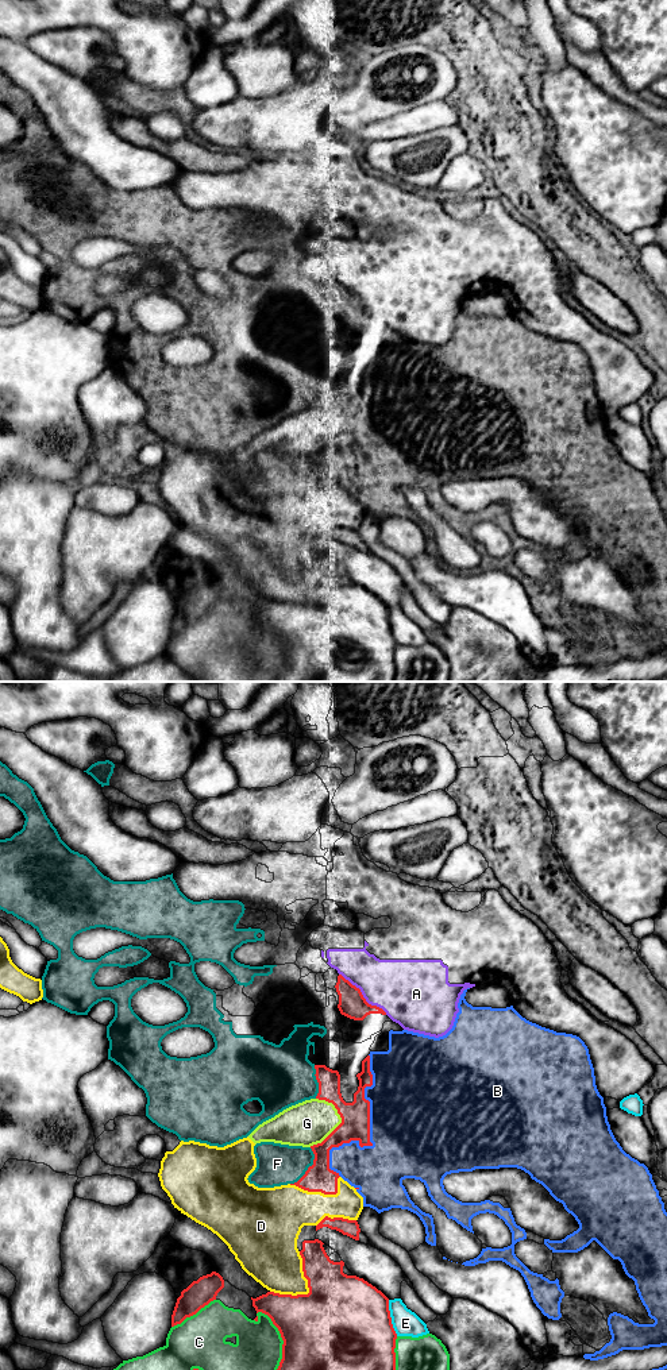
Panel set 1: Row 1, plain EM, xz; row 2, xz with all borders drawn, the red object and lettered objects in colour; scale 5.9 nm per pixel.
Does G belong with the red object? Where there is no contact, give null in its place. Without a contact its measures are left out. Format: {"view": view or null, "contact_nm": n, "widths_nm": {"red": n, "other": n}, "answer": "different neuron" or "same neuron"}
{"view": "xz", "contact_nm": 300, "widths_nm": {"red": 180, "other": 260}, "answer": "different neuron"}

